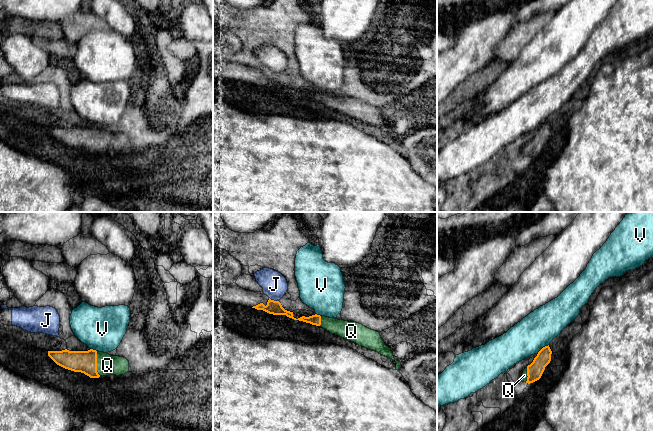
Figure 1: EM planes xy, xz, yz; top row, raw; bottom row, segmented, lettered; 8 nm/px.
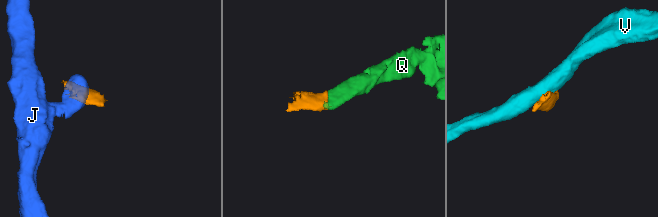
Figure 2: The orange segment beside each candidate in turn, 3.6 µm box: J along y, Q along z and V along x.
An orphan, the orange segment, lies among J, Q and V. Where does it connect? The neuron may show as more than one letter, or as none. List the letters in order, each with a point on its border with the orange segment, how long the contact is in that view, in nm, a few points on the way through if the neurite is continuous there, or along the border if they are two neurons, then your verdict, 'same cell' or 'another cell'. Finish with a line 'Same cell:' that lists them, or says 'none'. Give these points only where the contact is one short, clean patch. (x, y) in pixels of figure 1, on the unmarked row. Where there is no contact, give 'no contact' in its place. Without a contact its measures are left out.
J: meets orange in xz at (273, 76); contact 90 nm long; border along xz (269, 73), (278, 77); another cell
Q: meets orange in xy at (96, 139); contact 200 nm long; runs through xy (85, 138), (96, 139), (107, 141); same cell
V: meets orange in yz at (542, 124); contact 130 nm long; border along yz (548, 120), (537, 130); another cell
Same cell: Q

